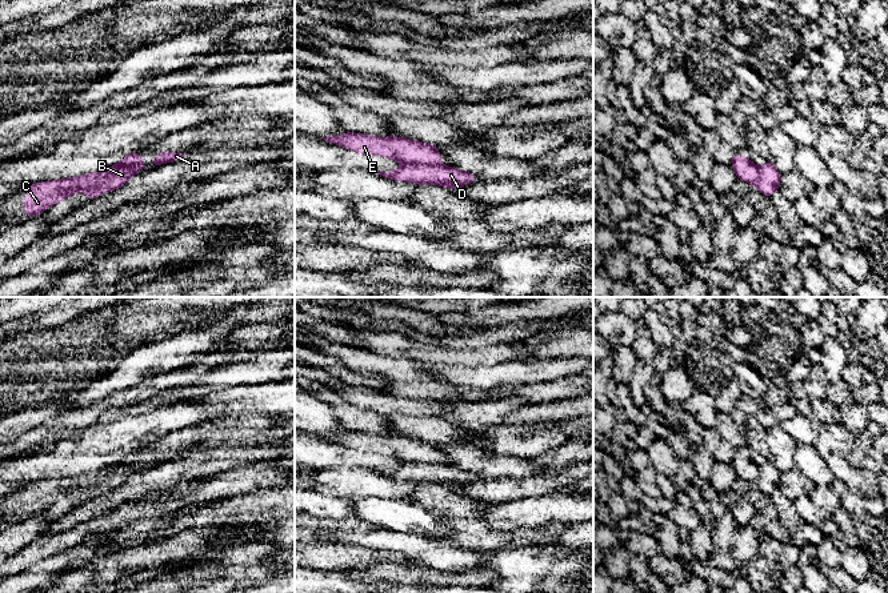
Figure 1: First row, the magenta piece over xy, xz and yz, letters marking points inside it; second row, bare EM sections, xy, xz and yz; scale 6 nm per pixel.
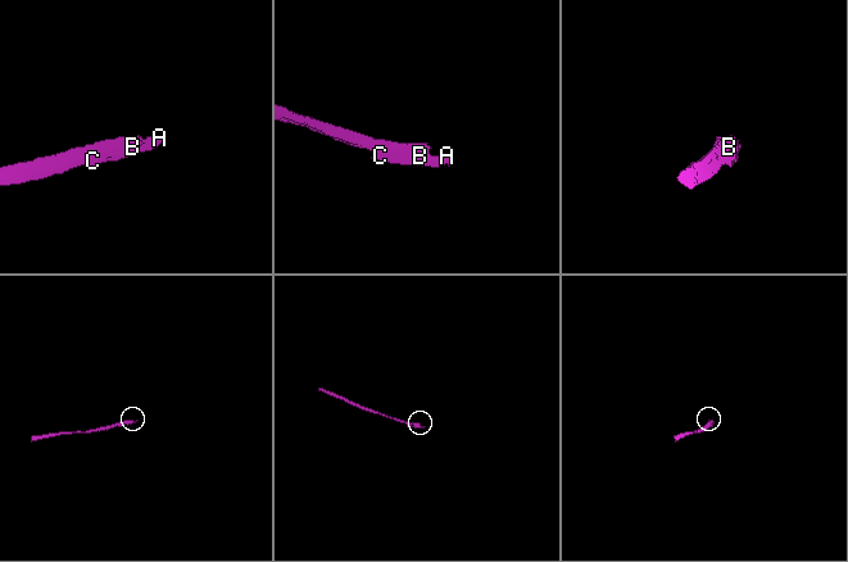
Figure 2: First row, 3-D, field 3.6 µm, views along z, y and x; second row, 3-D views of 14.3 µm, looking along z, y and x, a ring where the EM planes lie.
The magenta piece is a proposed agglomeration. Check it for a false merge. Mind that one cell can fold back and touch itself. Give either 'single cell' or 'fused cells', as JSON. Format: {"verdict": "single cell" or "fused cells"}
{"verdict": "fused cells"}

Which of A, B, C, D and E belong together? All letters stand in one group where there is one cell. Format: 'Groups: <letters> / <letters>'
Groups: A B C D / E

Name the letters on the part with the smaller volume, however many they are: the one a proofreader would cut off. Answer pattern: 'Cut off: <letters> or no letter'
Cut off: A, B, C, D

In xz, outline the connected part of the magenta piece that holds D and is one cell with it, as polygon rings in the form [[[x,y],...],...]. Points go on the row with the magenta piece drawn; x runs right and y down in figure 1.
[[[405,164],[403,168],[388,172],[375,172],[395,181],[415,183],[419,185],[433,184],[452,191],[459,191],[461,185],[476,181],[471,172],[459,171],[443,164]]]

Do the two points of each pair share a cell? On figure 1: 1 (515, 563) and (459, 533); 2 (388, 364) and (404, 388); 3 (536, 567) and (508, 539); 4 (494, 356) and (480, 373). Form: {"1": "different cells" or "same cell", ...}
{"1": "same cell", "2": "different cells", "3": "same cell", "4": "different cells"}

